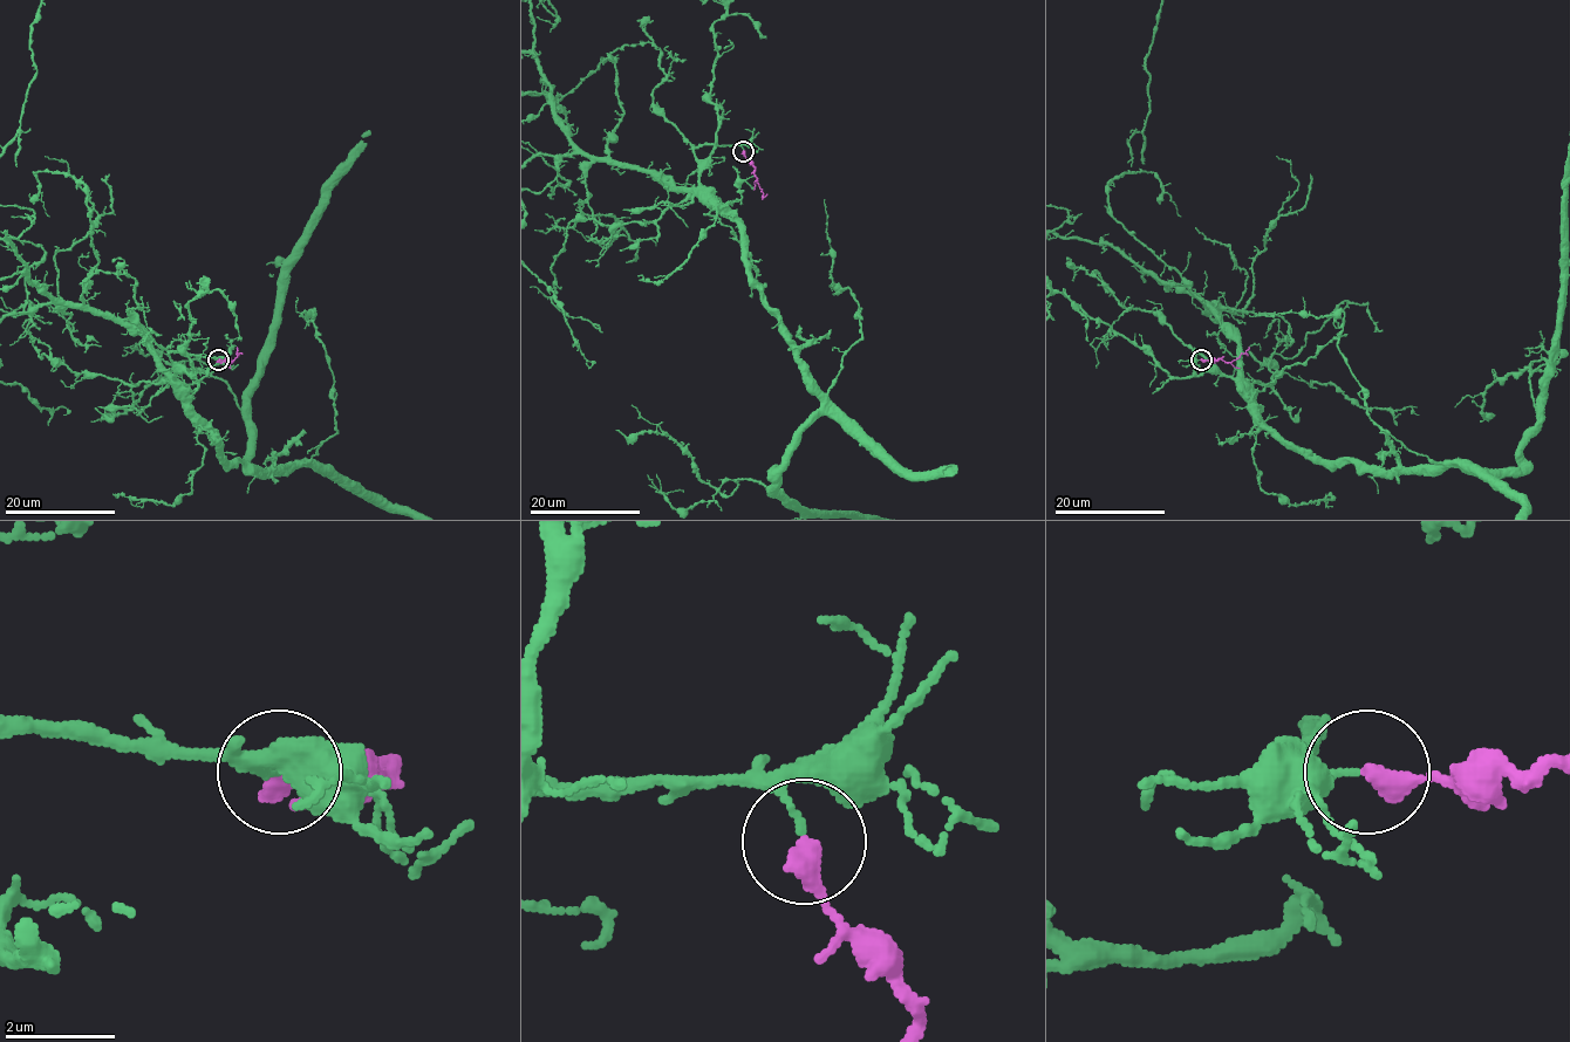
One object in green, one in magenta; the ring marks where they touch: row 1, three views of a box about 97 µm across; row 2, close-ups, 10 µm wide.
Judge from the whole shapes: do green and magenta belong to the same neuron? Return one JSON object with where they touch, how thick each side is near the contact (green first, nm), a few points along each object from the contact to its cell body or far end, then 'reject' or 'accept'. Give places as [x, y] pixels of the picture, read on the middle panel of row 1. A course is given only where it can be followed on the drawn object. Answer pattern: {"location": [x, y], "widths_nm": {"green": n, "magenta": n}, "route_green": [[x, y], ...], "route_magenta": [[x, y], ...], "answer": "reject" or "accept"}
{"location": [743, 151], "widths_nm": {"green": 110, "magenta": 420}, "route_magenta": [[743, 150], [755, 169], [760, 199]], "answer": "accept"}

